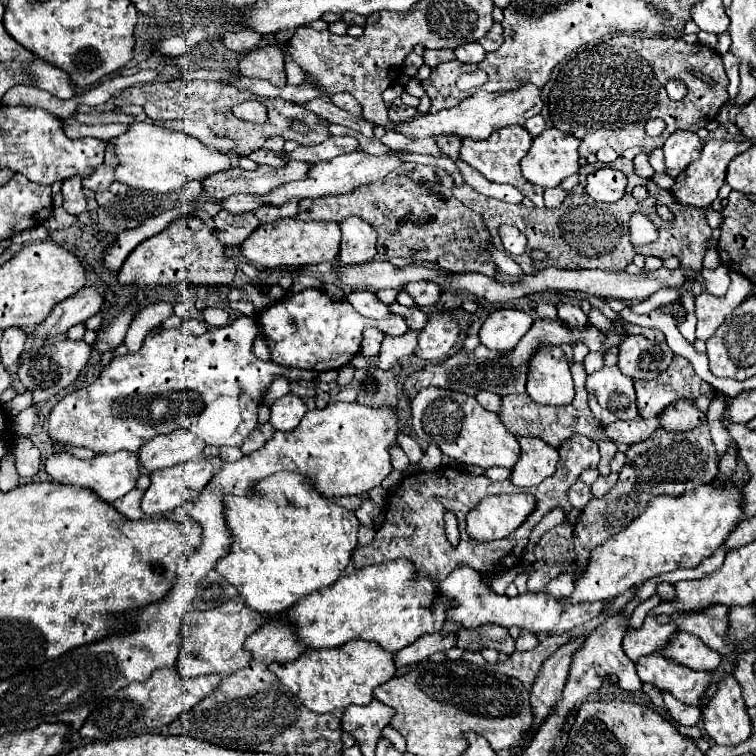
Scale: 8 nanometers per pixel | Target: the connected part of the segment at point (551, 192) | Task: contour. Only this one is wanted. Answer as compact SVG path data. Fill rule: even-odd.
M559 186L556 188L546 189L544 191L545 206L550 209L556 209L560 207L567 194L568 192Z

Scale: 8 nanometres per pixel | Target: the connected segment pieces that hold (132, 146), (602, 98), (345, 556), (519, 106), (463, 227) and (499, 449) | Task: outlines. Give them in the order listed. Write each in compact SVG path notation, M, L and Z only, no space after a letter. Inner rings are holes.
M150 121L132 123L126 133L110 139L108 143L114 147L114 153L118 157L118 165L114 167L114 181L142 191L180 191L186 181L204 179L212 173L232 167L228 155L208 149L196 137L180 131L162 129L160 125L154 125Z
M620 35L594 47L588 45L574 59L562 67L558 65L548 93L548 107L554 127L582 139L582 157L588 157L604 147L612 147L618 153L630 147L642 147L650 153L662 147L668 135L676 129L698 131L700 127L706 127L706 123L712 121L728 101L726 87L728 77L722 57L706 45L688 45L680 37ZM690 67L712 77L712 87L704 79L688 73ZM672 77L686 83L688 95L684 101L672 101L666 95L664 85ZM652 117L666 121L664 133L656 139L648 137L644 131L644 123Z
M280 471L260 479L252 489L256 489L252 495L226 495L222 499L232 545L230 553L216 563L216 571L240 591L250 609L278 615L292 607L300 597L330 587L346 571L350 555L358 545L360 521L354 511L348 511L346 507L318 493L314 485L300 473Z
M520 85L518 89L512 91L498 91L498 93L488 93L488 91L476 91L472 97L464 99L460 105L452 109L442 109L438 113L426 113L418 115L408 123L394 125L394 131L402 131L408 139L424 139L424 137L436 137L440 133L446 135L456 135L460 139L472 137L472 139L486 139L490 133L494 133L500 127L506 127L510 123L524 125L526 119L538 115L542 111L542 91L536 85Z
M402 163L388 177L360 185L346 195L300 199L296 219L302 221L336 221L356 215L372 221L378 231L378 251L396 249L408 253L416 263L434 263L444 253L462 257L472 249L486 249L490 233L478 213L452 197L452 177L440 167L426 167L418 163Z
M422 389L412 399L412 427L420 439L438 445L444 455L458 463L480 465L488 469L494 465L514 467L514 463L518 461L520 445L516 437L504 427L496 413L486 411L476 401L476 397L470 397L466 393L454 393L446 389Z

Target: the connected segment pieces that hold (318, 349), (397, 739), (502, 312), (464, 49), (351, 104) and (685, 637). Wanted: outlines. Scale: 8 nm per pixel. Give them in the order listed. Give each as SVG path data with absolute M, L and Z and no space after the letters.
M302 289L300 293L290 293L270 303L262 309L262 315L256 317L264 339L270 347L270 359L282 367L298 367L312 371L328 371L350 365L350 361L360 353L360 341L364 327L378 327L386 335L404 335L408 333L406 319L402 315L388 313L384 319L374 321L366 319L348 301L334 301L322 289Z
M386 726L382 730L381 735L385 738L388 738L397 751L402 754L406 752L406 741L404 737L402 737L402 735L398 733L398 731L396 731L390 726Z
M498 309L490 313L480 329L480 341L494 351L512 351L532 327L532 317L520 309Z
M468 43L468 45L460 45L454 49L454 55L458 61L462 63L480 63L486 55L486 51L478 45L478 43Z
M338 93L336 97L332 97L332 103L334 103L336 107L340 107L340 109L350 111L354 117L360 117L360 119L362 119L362 107L360 107L360 103L358 103L352 95L348 95L348 93Z
M684 631L676 633L676 637L672 637L672 643L660 649L660 653L666 653L674 657L674 661L698 671L714 671L722 661L720 653L704 645L702 639Z

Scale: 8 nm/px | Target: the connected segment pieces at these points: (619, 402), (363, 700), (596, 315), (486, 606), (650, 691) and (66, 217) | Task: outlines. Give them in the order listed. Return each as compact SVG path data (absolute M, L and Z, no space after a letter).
M604 367L586 379L588 393L594 393L598 403L612 411L618 419L634 419L636 409L636 391L634 383L628 381L616 367Z
M348 641L336 649L308 649L292 663L272 663L268 667L294 695L300 691L300 701L312 709L314 713L330 713L346 709L348 705L368 705L372 701L372 689L390 681L396 675L394 655L380 649L380 645L372 641Z
M592 307L589 314L588 319L590 319L590 323L593 323L602 333L606 333L606 331L610 331L612 329L612 323L610 323L610 319L608 319L600 310L596 307Z
M458 565L444 583L440 583L440 597L444 597L444 601L458 601L458 607L448 609L448 619L460 621L466 629L476 629L484 623L496 623L500 627L520 627L532 633L564 633L568 629L574 629L578 625L582 625L588 619L594 619L602 609L606 609L608 605L568 605L566 601L556 601L556 597L568 595L572 591L572 579L574 573L564 573L560 577L556 577L556 581L548 583L548 589L540 591L540 593L522 593L516 597L506 597L506 595L498 595L494 593L490 587L486 587L482 583L482 577L478 571L474 571L468 565Z
M644 685L644 693L650 697L650 701L660 709L660 711L666 711L666 705L664 705L664 701L662 701L662 691L660 689L656 689L654 685L650 687L650 685Z
M56 207L52 211L52 215L44 221L44 227L46 229L66 229L66 227L70 227L74 223L76 223L76 217L74 215L66 213L62 207Z

